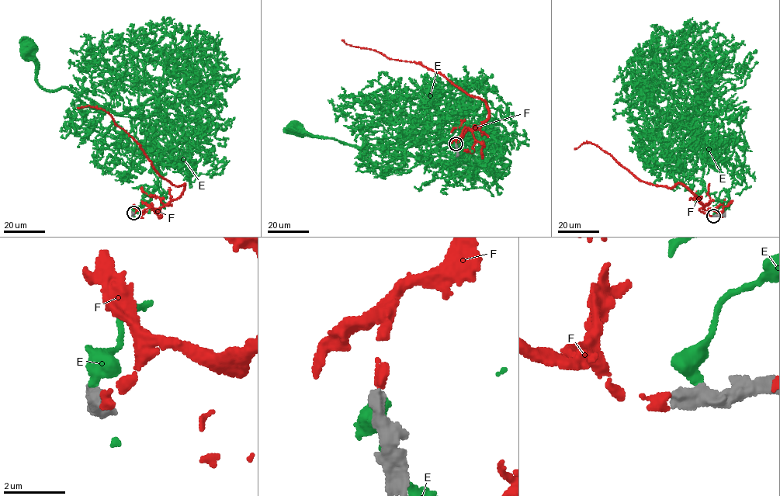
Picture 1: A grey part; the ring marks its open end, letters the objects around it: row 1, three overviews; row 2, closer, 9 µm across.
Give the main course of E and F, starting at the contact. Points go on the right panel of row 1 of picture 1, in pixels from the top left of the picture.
E: (715, 215), (729, 199), (734, 167), (712, 123), (696, 103), (701, 120), (673, 112), (661, 120), (641, 84)
F: (713, 216), (699, 211), (703, 207), (697, 197), (684, 185), (670, 188), (644, 182), (590, 142), (573, 149)

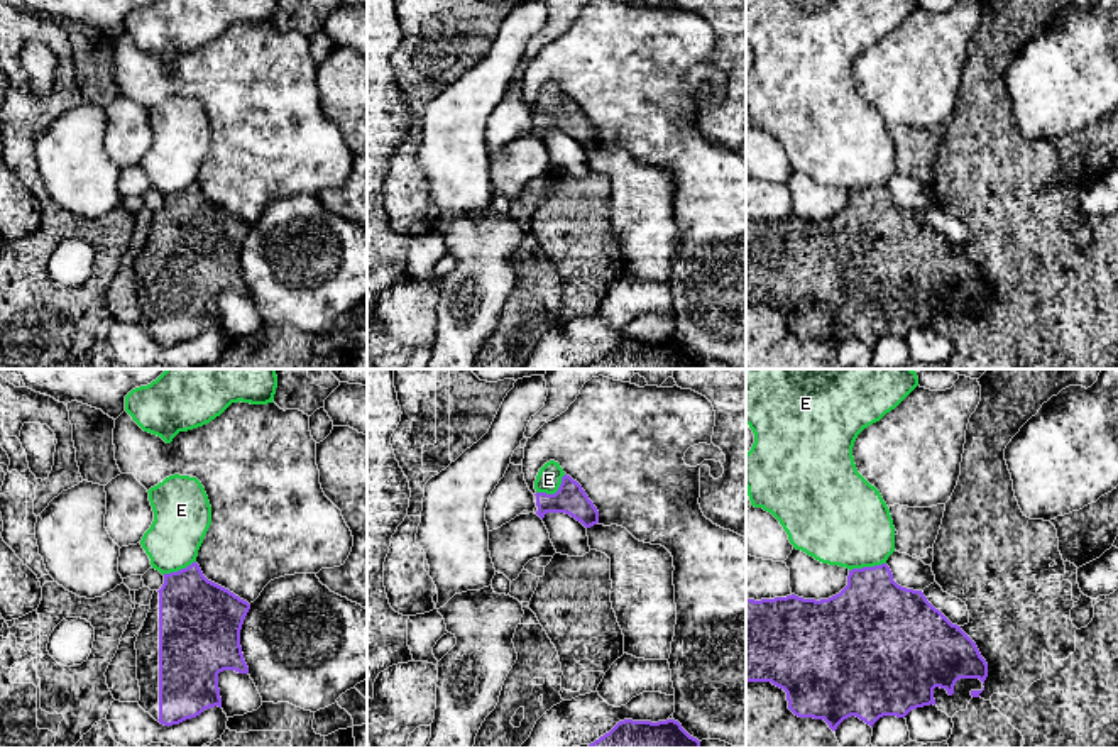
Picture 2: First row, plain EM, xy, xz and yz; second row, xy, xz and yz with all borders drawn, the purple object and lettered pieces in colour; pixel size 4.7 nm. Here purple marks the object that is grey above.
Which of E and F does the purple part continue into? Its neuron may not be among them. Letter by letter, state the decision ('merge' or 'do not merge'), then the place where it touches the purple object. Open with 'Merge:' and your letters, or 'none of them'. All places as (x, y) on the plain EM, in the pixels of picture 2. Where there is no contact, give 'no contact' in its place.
Merge: F
E: do not merge; meets purple in xz at (555, 114)
F: merge; no contact

